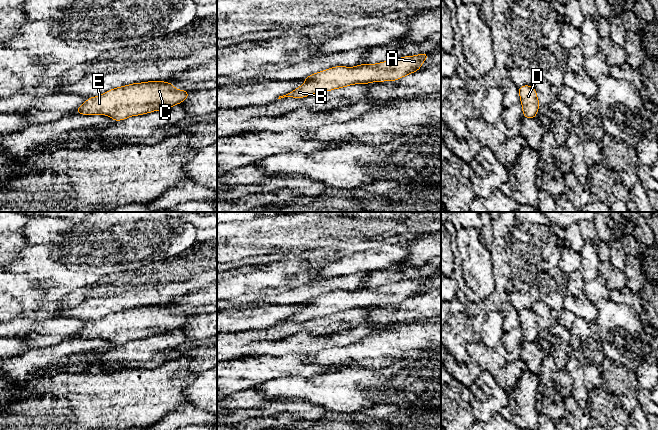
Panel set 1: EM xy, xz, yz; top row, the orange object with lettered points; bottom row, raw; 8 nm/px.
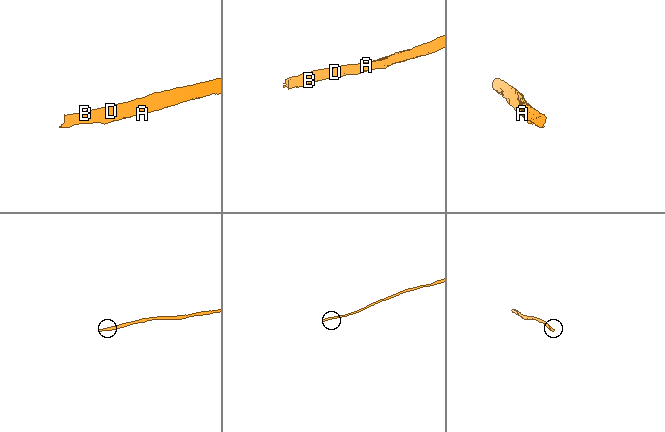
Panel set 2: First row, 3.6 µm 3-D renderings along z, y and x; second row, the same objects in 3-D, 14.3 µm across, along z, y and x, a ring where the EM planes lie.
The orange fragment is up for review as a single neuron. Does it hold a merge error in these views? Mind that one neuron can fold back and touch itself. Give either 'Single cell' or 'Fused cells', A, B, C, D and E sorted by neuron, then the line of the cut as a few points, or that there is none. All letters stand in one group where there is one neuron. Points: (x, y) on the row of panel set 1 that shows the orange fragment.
Single cell. Groups: A B C D E. No split

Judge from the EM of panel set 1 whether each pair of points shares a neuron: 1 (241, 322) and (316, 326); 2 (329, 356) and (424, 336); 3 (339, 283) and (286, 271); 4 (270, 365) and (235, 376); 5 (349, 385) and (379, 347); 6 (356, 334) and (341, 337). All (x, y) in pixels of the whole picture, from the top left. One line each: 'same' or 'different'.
1: different
2: same
3: different
4: same
5: different
6: same

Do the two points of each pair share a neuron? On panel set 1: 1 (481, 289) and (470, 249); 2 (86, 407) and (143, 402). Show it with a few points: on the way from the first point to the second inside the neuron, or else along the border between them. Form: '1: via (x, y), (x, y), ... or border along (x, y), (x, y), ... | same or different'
1: via (480, 279), (476, 259) | same
2: via (100, 403), (129, 402) | same

